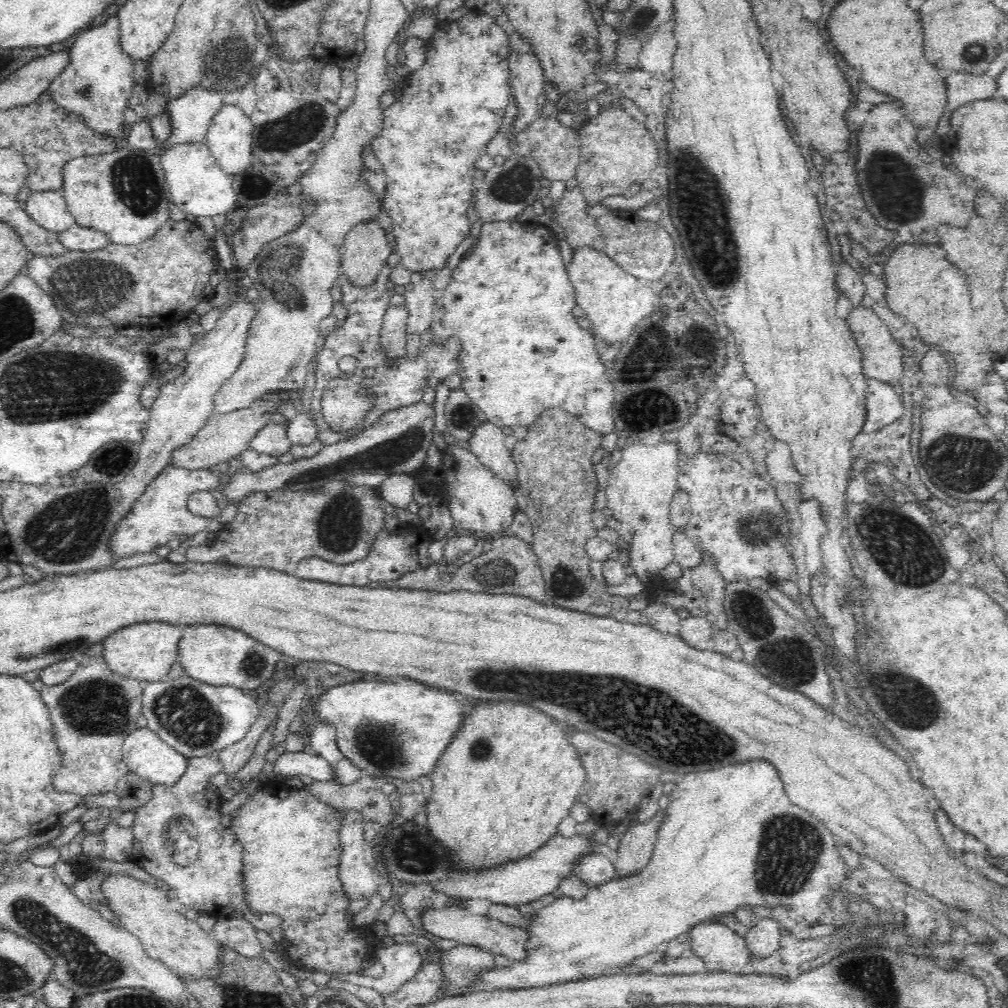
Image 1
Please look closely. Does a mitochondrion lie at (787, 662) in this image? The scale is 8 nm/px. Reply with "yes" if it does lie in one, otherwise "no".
yes

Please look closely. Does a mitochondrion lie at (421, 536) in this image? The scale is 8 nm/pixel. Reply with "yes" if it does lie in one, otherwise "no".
no

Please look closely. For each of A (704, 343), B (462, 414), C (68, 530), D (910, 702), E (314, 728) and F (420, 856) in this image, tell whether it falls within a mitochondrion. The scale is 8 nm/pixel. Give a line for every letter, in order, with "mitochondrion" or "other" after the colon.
A: other
B: mitochondrion
C: mitochondrion
D: mitochondrion
E: other
F: mitochondrion

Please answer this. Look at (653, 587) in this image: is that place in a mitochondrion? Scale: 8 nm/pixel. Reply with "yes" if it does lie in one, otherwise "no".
no

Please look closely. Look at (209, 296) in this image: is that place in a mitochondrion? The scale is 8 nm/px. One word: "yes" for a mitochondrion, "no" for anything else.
no

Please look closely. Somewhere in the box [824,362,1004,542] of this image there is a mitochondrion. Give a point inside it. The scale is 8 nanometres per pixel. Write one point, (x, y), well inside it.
(967, 465)

